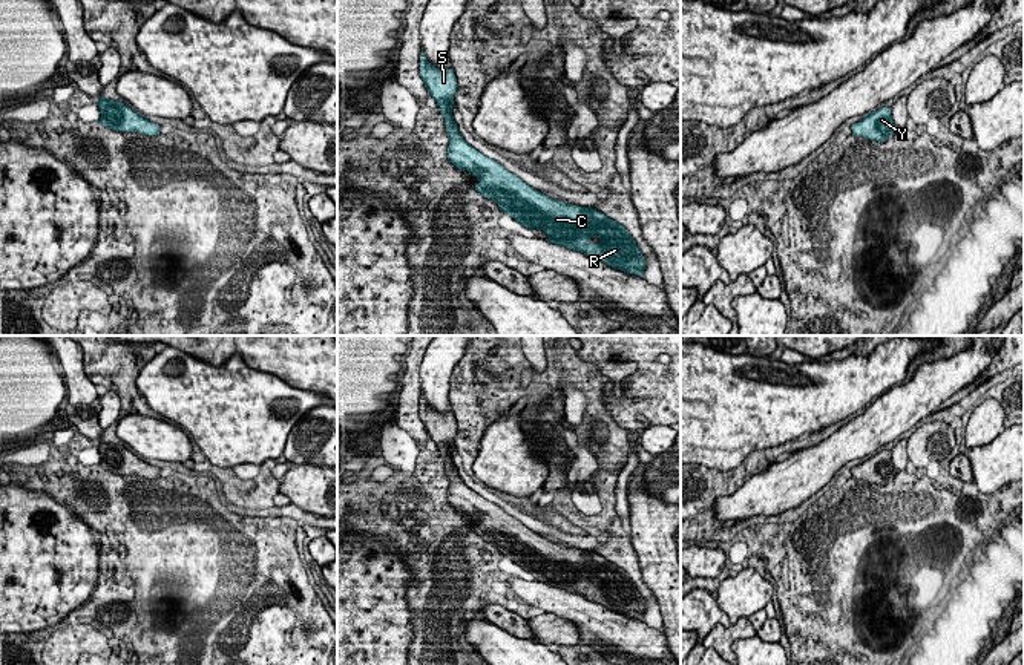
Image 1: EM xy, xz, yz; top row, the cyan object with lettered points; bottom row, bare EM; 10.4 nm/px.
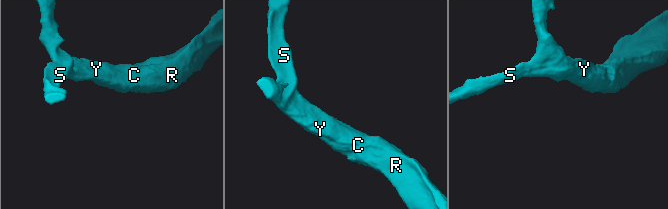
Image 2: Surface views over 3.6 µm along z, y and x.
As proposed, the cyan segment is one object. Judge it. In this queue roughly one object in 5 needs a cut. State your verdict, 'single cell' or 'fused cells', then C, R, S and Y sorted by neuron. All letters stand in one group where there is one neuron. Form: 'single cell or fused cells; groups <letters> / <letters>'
single cell; groups C R S Y

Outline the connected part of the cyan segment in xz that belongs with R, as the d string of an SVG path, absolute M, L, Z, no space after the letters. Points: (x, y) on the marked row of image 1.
M422 51L420 77L445 118L449 162L478 178L475 190L481 196L495 201L523 227L543 230L550 244L581 251L615 270L644 276L644 256L625 227L596 208L546 196L463 139L452 116L458 87L454 69L432 66Z

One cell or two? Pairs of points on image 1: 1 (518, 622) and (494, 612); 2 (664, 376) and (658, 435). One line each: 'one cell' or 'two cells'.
1: one cell
2: two cells

